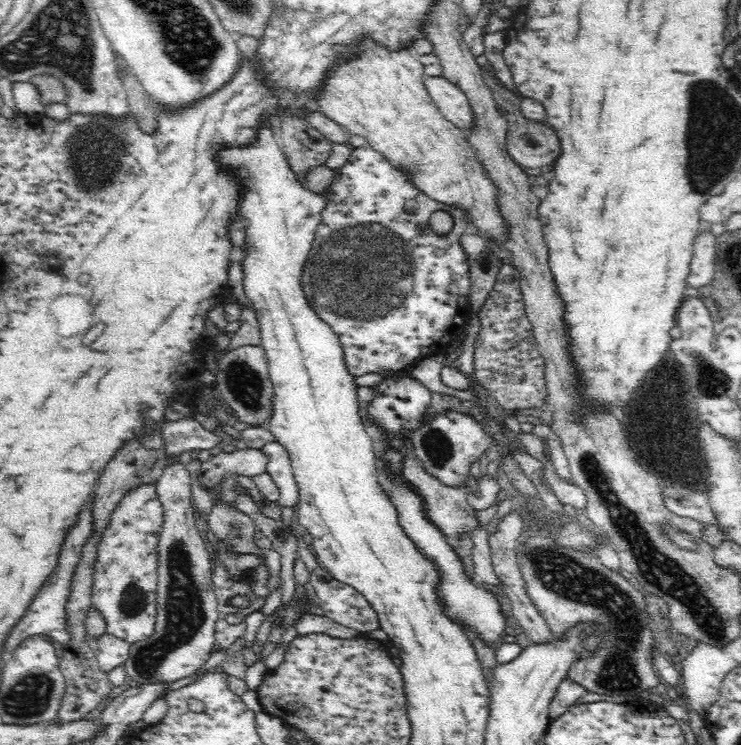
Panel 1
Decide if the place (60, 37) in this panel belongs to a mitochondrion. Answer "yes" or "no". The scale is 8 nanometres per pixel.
yes

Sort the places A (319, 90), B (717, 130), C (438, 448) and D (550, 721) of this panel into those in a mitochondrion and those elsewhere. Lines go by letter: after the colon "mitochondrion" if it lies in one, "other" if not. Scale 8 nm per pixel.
A: other
B: mitochondrion
C: mitochondrion
D: other

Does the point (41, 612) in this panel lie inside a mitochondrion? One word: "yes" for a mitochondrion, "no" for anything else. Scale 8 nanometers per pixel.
no

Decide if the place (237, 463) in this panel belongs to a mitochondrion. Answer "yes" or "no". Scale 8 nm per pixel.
no

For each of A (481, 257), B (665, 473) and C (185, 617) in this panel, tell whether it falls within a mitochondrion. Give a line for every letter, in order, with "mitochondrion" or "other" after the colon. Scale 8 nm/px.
A: mitochondrion
B: mitochondrion
C: mitochondrion

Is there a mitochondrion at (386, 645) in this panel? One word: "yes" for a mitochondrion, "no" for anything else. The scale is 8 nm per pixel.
no

